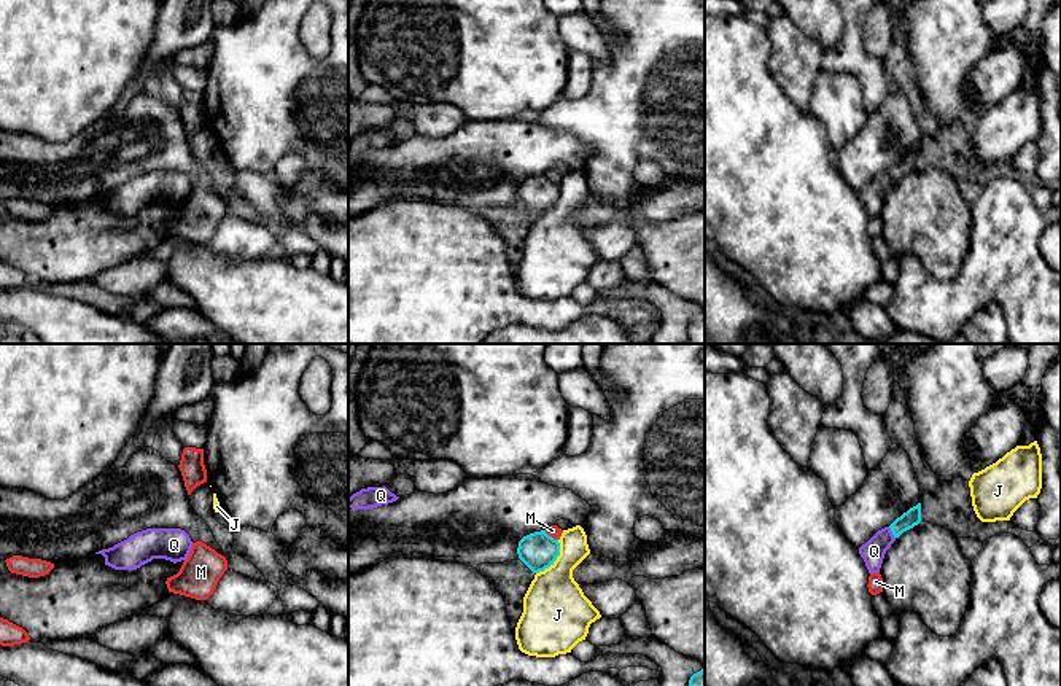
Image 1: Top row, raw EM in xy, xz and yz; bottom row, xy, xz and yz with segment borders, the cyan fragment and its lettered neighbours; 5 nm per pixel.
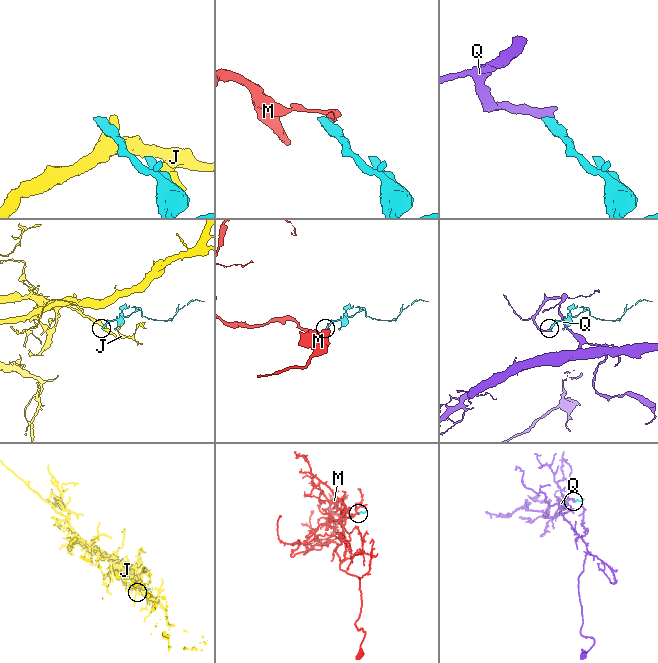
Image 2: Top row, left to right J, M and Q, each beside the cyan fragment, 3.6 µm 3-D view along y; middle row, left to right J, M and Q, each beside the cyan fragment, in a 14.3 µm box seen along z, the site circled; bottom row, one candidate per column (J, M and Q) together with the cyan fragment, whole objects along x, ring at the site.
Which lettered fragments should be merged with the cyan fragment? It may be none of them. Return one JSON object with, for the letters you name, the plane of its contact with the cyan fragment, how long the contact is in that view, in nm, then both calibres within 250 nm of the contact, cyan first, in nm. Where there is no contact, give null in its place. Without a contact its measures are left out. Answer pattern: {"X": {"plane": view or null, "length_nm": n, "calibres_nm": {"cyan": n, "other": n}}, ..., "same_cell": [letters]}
{"Q": {"plane": "yz", "length_nm": 70, "calibres_nm": {"cyan": 90, "other": 120}}, "same_cell": ["Q"]}

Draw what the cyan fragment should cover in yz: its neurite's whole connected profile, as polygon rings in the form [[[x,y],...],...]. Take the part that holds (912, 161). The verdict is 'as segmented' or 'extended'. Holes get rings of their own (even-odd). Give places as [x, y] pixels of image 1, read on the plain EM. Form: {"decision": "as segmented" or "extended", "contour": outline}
{"decision": "extended", "contour": [[[921,146],[910,151],[897,161],[889,170],[878,173],[865,188],[859,191],[859,197],[865,205],[869,216],[878,216],[886,194],[907,173],[921,166]]]}

